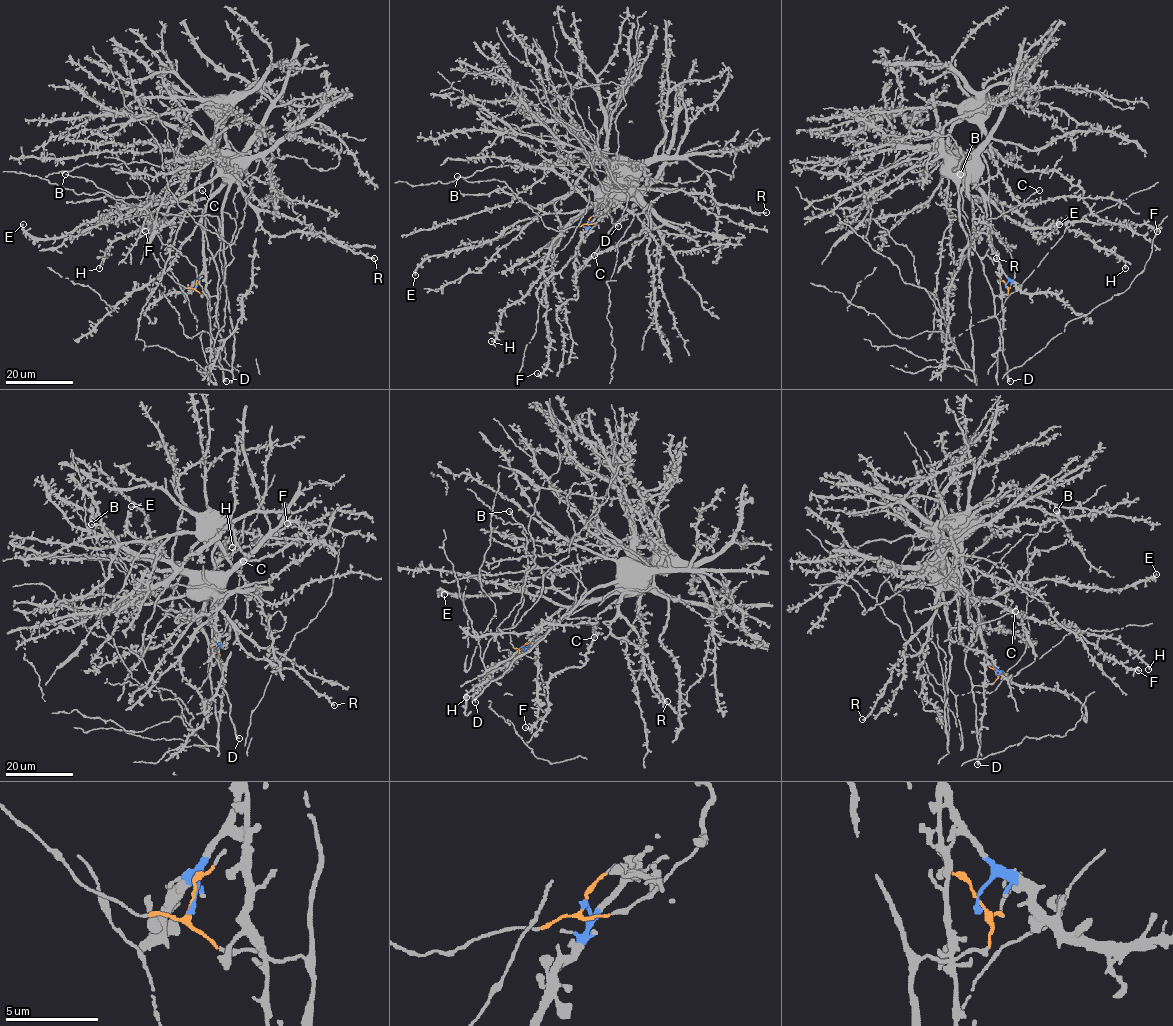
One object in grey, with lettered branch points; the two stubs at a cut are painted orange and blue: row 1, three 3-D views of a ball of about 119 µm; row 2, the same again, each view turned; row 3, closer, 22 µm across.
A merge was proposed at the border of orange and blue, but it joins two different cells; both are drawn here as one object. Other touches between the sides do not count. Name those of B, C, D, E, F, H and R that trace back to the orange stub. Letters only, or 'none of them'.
B, C, D

